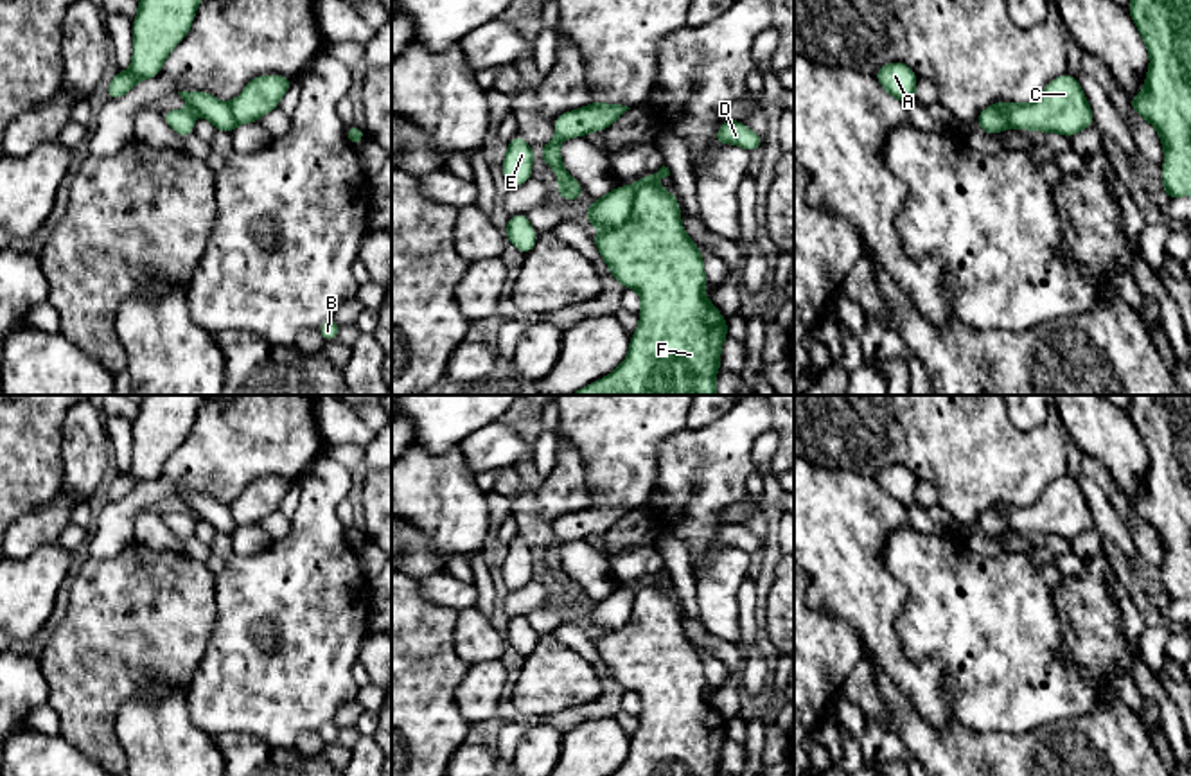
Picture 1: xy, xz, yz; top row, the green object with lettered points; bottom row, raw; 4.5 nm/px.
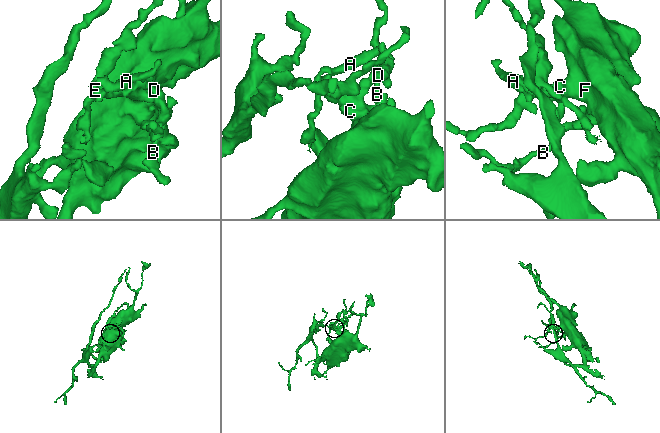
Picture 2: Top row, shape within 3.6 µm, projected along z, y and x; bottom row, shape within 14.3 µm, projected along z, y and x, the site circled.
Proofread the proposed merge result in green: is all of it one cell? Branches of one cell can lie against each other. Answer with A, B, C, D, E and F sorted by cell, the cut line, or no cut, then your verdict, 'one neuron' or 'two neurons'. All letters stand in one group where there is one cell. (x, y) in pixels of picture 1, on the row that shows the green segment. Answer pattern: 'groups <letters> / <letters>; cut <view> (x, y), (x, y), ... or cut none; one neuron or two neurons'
groups A B C D E F; cut none; one neuron

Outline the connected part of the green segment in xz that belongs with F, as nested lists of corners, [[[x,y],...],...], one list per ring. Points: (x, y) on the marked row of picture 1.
[[[663,165],[634,185],[614,187],[584,214],[584,221],[600,228],[593,241],[611,277],[640,293],[641,311],[625,361],[569,395],[717,395],[715,377],[728,323],[704,295],[704,260],[683,228],[675,194],[654,183],[666,176],[670,171]]]

